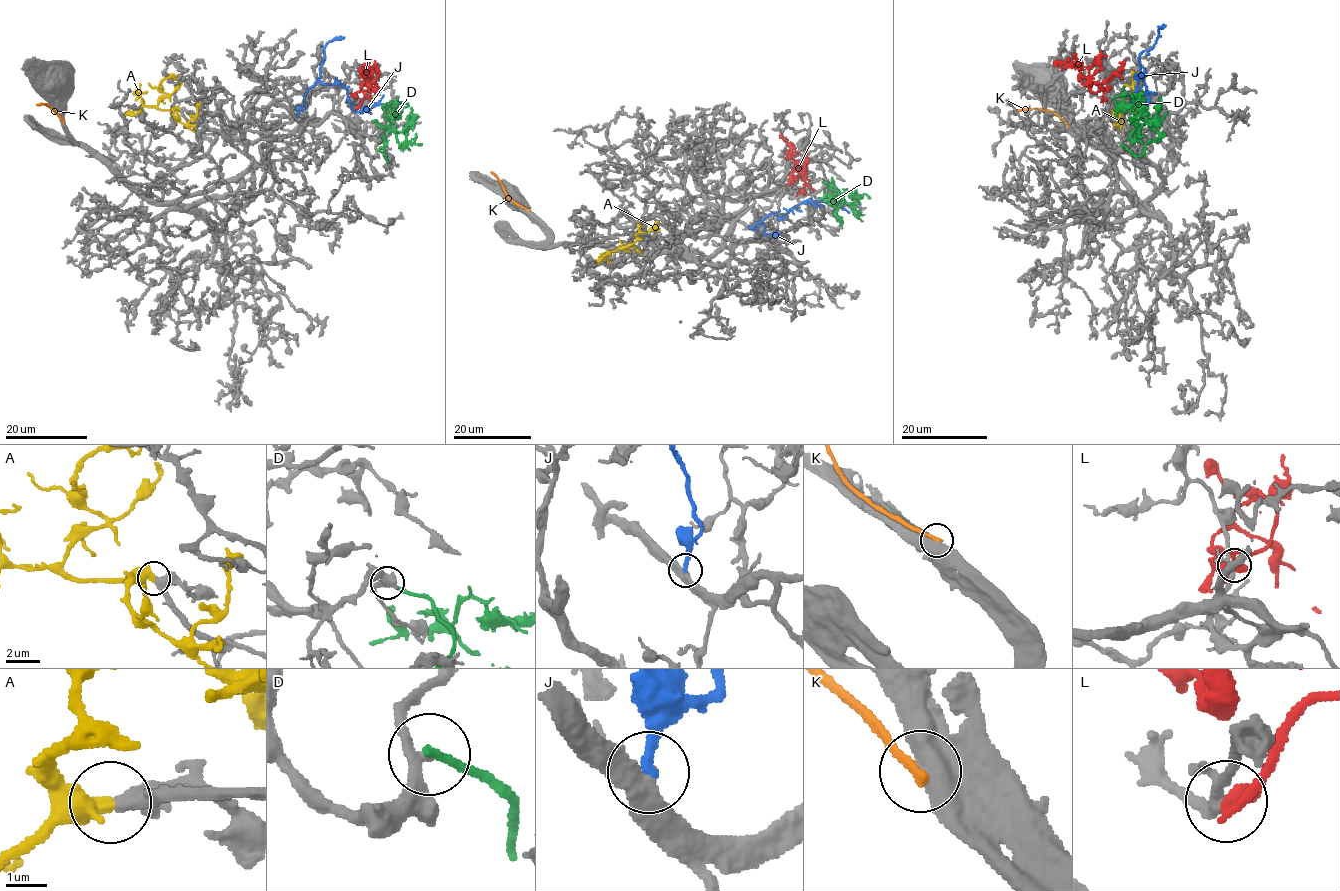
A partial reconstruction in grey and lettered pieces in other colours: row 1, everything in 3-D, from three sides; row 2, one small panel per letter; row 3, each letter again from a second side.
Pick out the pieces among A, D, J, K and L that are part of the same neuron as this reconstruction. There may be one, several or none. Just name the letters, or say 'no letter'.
A

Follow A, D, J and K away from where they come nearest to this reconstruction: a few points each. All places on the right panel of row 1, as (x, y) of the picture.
A: (1128, 107), (1134, 105), (1132, 75), (1138, 71)
D: (1120, 145), (1137, 156), (1145, 145), (1159, 138), (1147, 121), (1135, 120), (1144, 124), (1157, 114), (1160, 97)
J: (1146, 110), (1150, 100), (1140, 73), (1137, 77), (1144, 74), (1132, 104), (1137, 95), (1155, 94)
K: (1068, 125), (1049, 110), (1016, 111)

